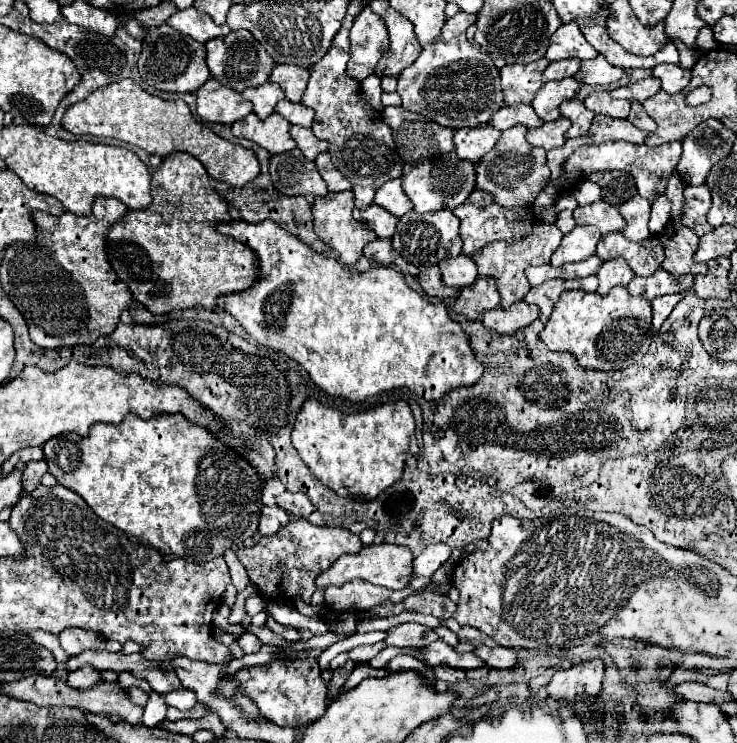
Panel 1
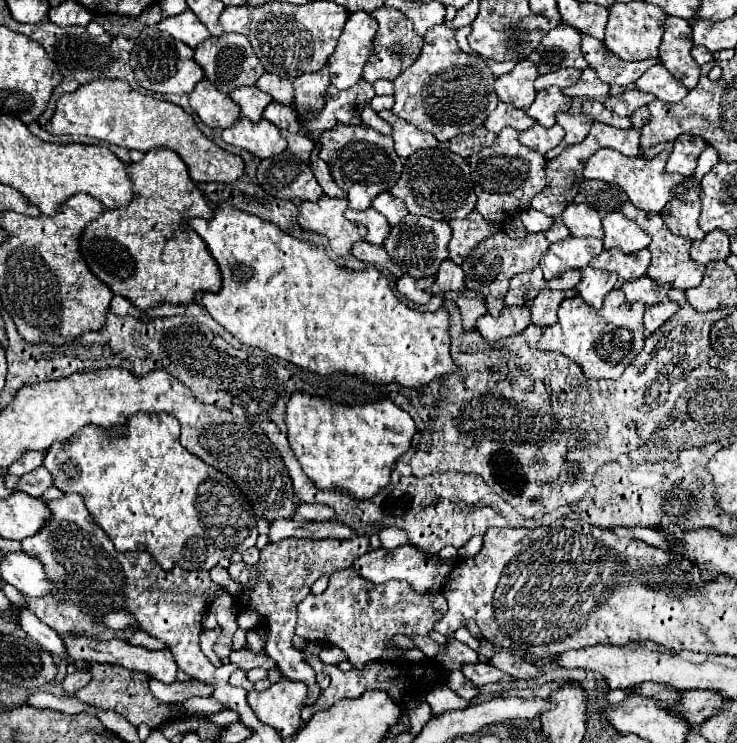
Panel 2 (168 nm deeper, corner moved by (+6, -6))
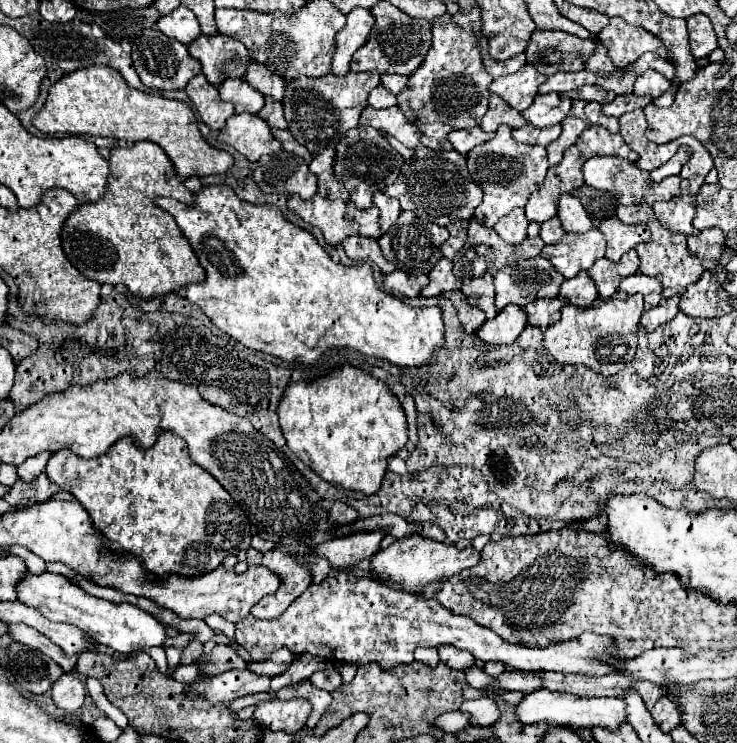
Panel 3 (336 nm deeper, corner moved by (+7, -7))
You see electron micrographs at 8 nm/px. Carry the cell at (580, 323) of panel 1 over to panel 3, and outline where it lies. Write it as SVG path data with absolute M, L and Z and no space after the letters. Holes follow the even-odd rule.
M614 292L608 300L596 300L588 308L570 306L562 308L562 318L548 326L544 332L544 348L560 364L584 364L586 368L612 376L634 360L636 354L636 332L642 316L642 296ZM602 332L602 334L600 334Z

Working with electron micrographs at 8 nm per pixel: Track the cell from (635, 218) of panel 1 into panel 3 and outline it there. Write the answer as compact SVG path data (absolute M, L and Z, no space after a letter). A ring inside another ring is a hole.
M608 218L600 224L600 232L606 236L608 252L606 258L618 262L622 254L636 248L640 242L650 240L650 230L646 224L624 224L618 218Z

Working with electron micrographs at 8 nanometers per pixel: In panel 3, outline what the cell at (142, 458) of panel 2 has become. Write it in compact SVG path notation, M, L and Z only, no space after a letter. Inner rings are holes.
M164 432L158 442L146 450L140 450L128 436L120 438L102 456L92 460L74 456L72 450L54 452L46 466L46 474L90 512L94 526L112 546L138 556L148 574L202 576L218 568L226 556L236 556L250 548L252 530L242 508L230 500L230 494L222 490L222 484L212 474L190 460L186 442L170 432Z

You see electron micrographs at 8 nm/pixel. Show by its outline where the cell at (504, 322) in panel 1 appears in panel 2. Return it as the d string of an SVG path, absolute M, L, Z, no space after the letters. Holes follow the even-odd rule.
M503 307L503 311L493 317L485 313L477 319L477 331L487 341L497 341L503 337L517 335L531 323L531 313L527 307Z

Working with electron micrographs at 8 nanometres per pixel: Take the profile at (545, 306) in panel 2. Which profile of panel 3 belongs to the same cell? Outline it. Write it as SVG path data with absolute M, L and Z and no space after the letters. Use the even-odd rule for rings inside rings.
M542 298L542 300L534 300L526 304L524 312L528 314L528 324L544 330L550 324L558 322L562 306L566 306L566 302L562 302L560 298Z

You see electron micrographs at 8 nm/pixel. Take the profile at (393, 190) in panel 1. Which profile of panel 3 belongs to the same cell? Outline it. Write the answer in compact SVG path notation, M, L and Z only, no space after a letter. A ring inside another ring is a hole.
M374 192L372 202L374 202L374 206L380 208L380 230L386 232L396 222L396 218L402 212L402 208L400 208L400 204L398 204L396 198L386 196L384 192Z

